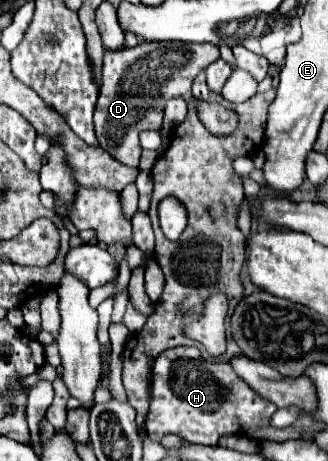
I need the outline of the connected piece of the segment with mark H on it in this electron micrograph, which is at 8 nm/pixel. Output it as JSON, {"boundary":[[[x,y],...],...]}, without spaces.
{"boundary":[[[172,347],[158,355],[158,379],[152,381],[150,411],[148,411],[144,425],[146,425],[152,441],[160,441],[164,435],[176,433],[190,443],[216,445],[222,435],[232,435],[232,433],[236,435],[236,433],[244,433],[248,429],[268,427],[270,415],[276,409],[278,407],[272,401],[260,397],[254,389],[250,389],[248,383],[234,373],[230,363],[204,361],[196,347]]]}

